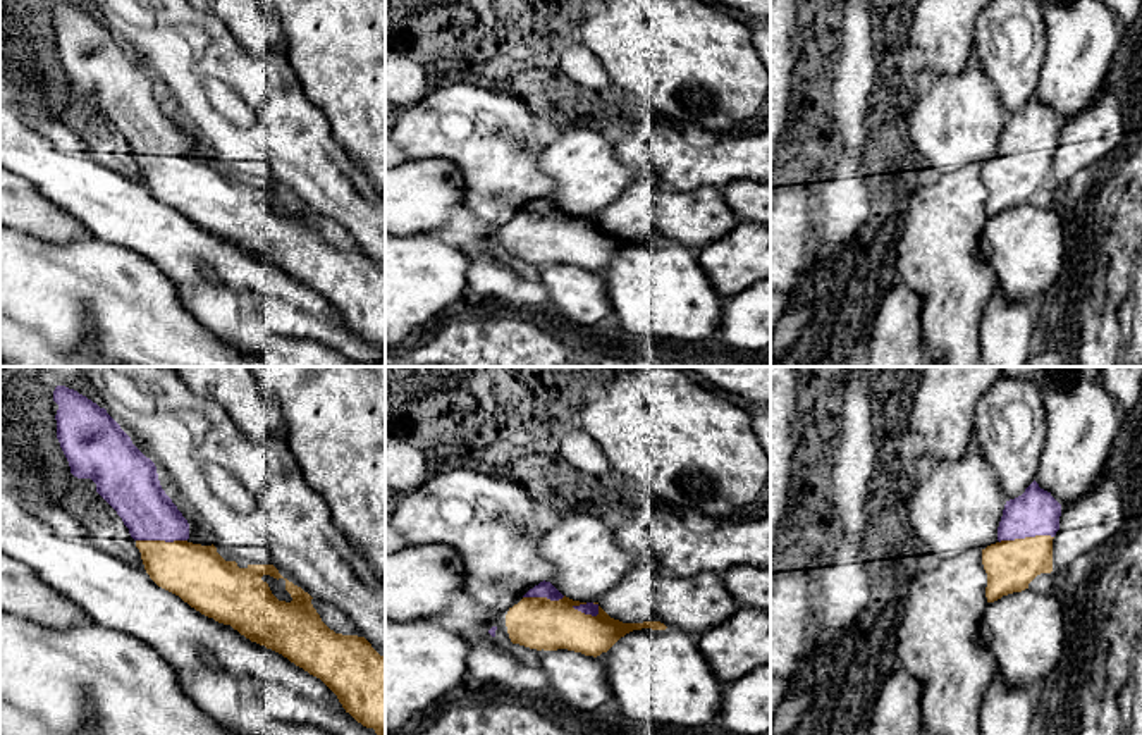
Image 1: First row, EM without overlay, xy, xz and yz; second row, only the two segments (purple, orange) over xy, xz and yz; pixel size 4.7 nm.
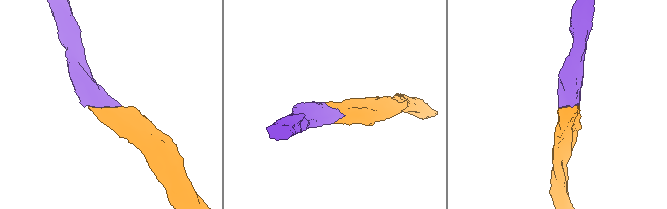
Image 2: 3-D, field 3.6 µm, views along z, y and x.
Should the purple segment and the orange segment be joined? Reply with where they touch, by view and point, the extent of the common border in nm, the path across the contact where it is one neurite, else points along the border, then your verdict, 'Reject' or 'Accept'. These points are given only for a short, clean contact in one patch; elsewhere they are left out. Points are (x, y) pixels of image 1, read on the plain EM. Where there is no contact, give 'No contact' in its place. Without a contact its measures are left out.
Touches purple at yz (1025, 150). Shared border 260 nm. Accept

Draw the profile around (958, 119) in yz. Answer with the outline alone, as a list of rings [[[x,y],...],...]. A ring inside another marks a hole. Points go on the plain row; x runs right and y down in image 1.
[[[972,52],[960,74],[924,81],[910,110],[910,139],[930,167],[956,170],[999,157],[1004,119],[998,91]]]

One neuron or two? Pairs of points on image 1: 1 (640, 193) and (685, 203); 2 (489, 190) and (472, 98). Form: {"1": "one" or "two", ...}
{"1": "one", "2": "one"}

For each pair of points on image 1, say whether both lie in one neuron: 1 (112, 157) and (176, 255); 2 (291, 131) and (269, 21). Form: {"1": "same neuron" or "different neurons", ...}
{"1": "different neurons", "2": "different neurons"}

